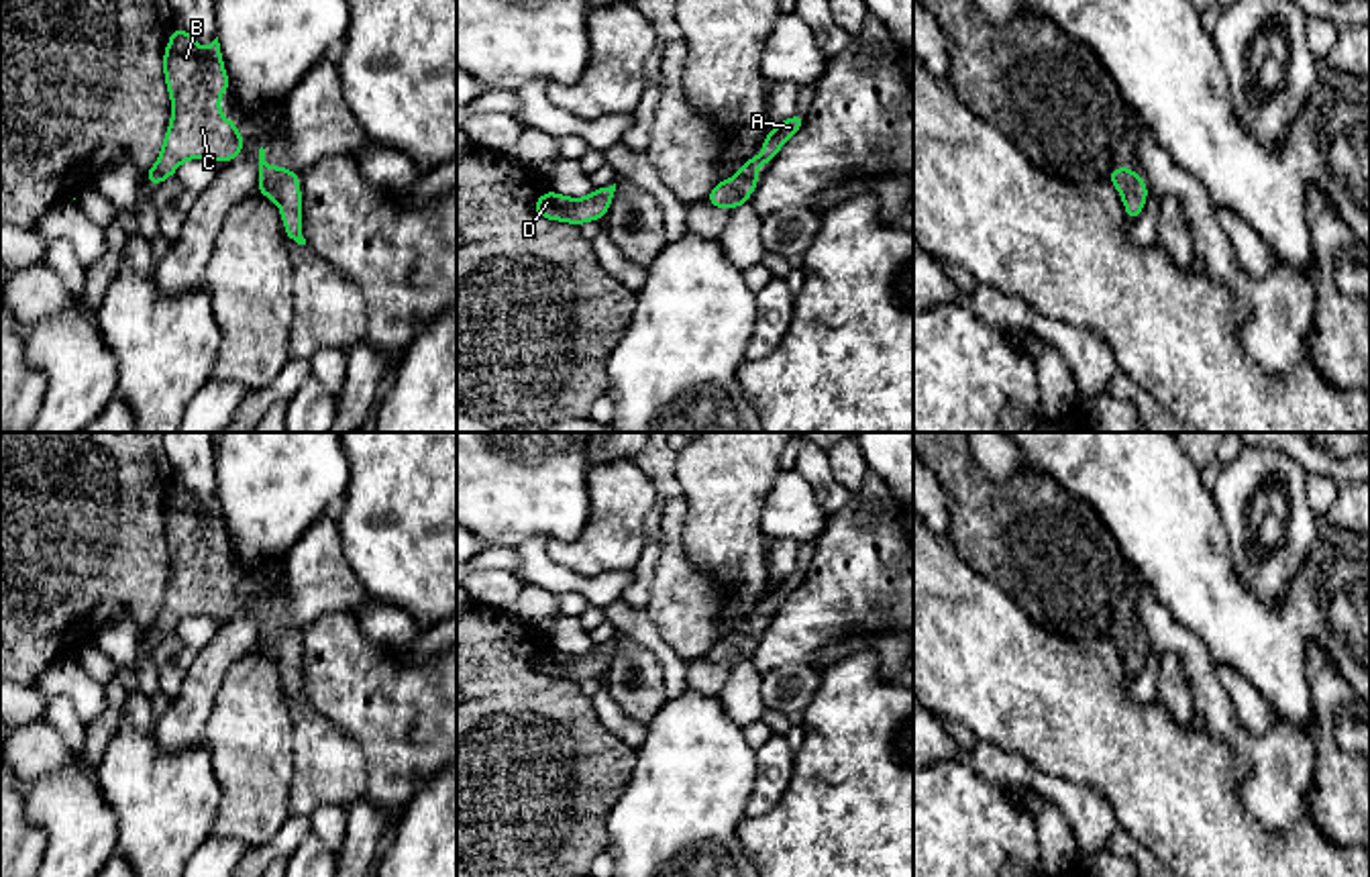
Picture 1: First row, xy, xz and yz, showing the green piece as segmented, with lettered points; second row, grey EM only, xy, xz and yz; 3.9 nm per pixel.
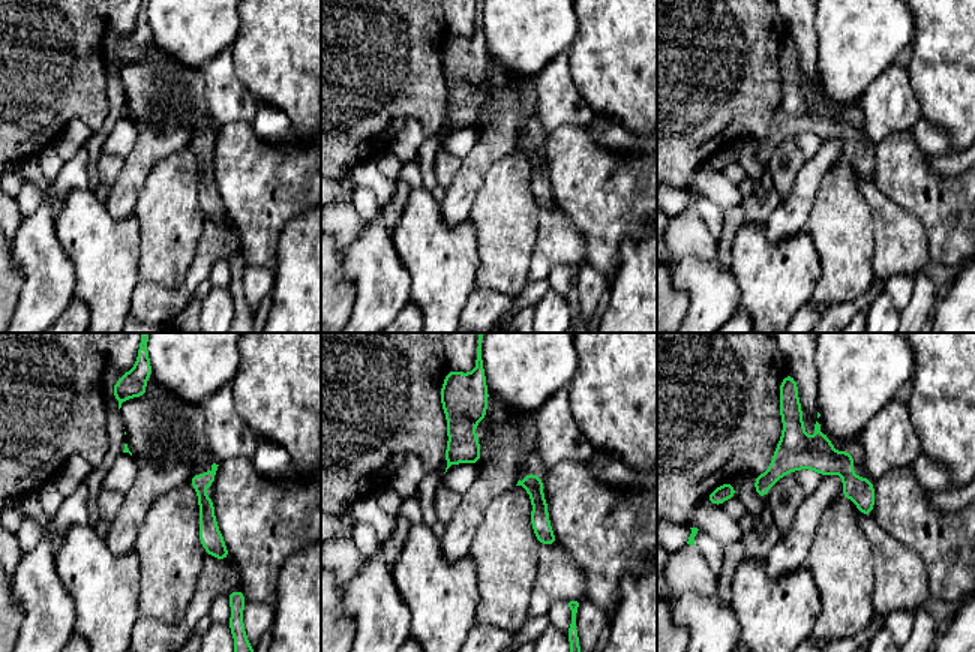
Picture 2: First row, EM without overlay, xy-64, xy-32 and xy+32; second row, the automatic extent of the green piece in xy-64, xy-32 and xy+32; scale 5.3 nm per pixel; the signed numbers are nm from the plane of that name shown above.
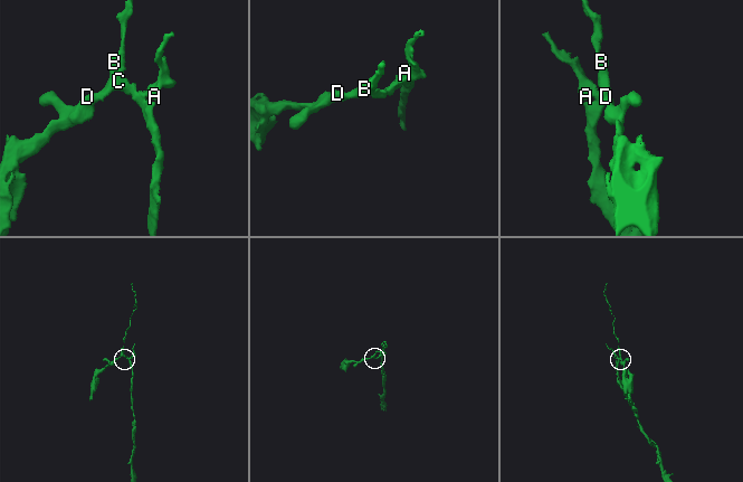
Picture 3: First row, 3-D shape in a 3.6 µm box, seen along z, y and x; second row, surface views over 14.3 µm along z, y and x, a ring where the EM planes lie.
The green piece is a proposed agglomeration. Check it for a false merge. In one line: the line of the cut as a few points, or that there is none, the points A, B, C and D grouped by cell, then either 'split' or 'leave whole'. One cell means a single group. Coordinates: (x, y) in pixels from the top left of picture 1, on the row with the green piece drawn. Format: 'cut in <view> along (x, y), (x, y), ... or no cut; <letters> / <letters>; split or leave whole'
no cut; A B C D; leave whole

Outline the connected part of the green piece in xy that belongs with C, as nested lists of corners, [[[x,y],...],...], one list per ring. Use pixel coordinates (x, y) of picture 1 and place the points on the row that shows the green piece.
[[[175,27],[163,53],[163,73],[171,96],[171,120],[155,165],[145,171],[159,186],[188,159],[234,161],[247,147],[236,124],[220,112],[220,96],[230,88],[218,37],[208,49]]]

